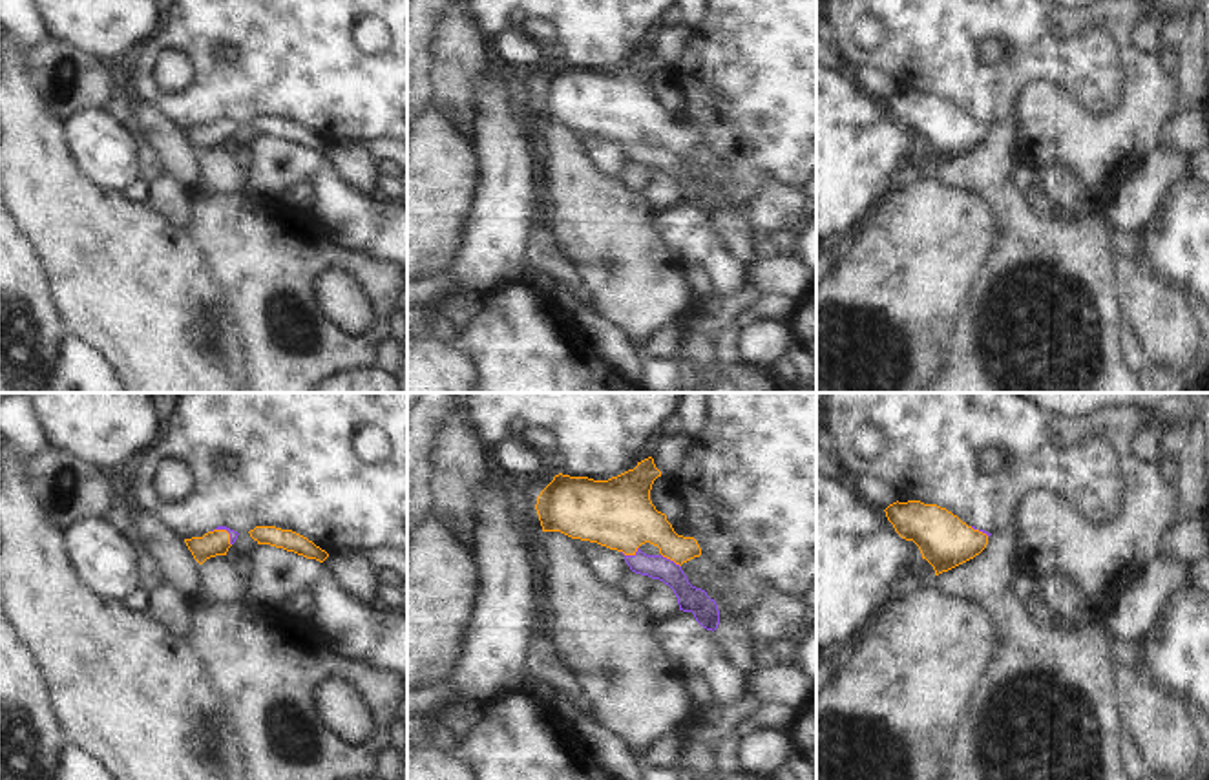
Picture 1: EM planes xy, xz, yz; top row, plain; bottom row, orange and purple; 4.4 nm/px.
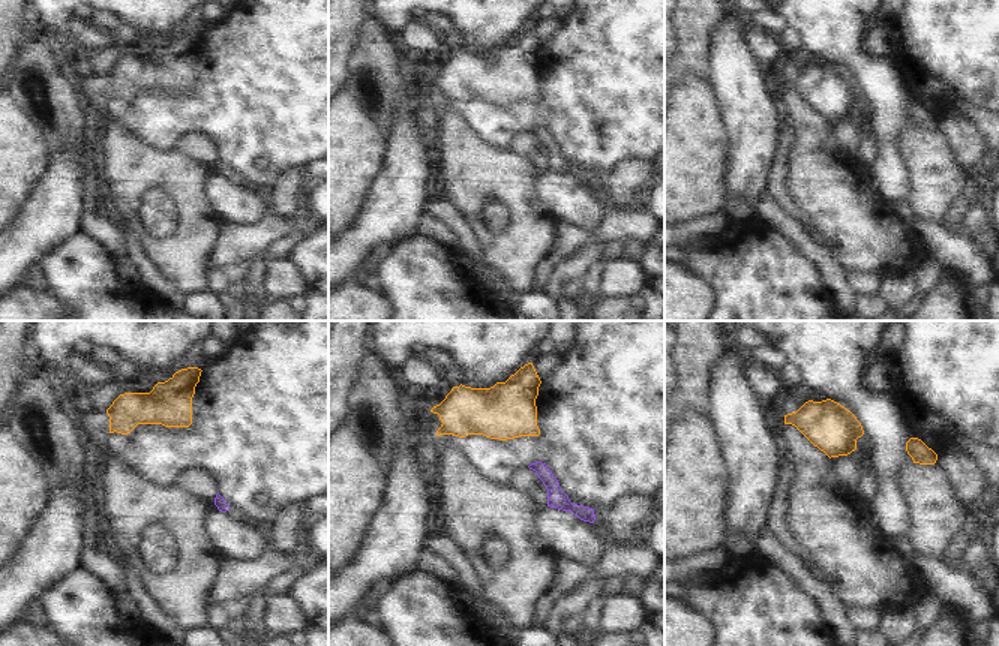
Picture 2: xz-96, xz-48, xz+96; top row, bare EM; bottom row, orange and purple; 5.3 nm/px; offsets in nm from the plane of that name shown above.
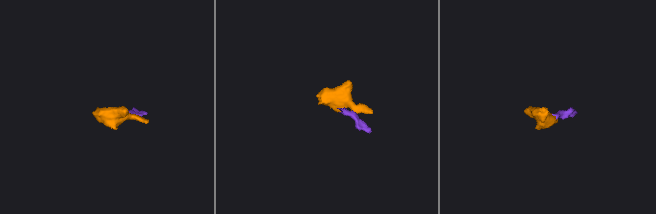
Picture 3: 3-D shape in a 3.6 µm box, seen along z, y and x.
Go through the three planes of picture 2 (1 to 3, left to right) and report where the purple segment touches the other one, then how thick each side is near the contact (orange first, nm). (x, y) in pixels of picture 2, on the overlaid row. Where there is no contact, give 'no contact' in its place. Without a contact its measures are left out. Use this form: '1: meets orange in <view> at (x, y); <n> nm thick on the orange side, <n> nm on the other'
1: no contact
2: no contact
3: no contact

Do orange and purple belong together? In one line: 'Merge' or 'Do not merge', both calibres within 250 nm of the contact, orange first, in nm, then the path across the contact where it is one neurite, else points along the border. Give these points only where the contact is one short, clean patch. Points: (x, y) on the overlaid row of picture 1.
Merge. Thickness 300 nm (orange) against 110 nm. Path across: xz (618, 514), (623, 519), (630, 554), (640, 563), (656, 567)

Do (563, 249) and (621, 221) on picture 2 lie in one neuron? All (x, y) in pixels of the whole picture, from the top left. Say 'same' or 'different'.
same

